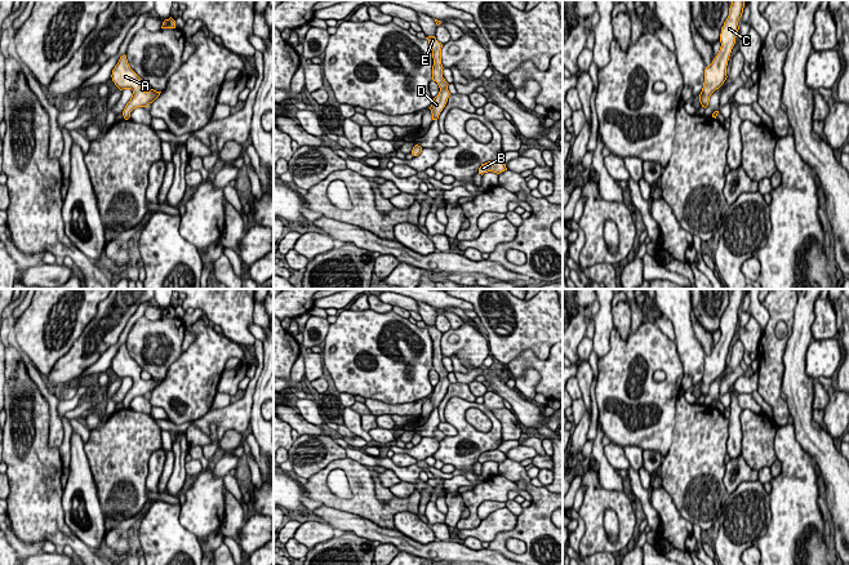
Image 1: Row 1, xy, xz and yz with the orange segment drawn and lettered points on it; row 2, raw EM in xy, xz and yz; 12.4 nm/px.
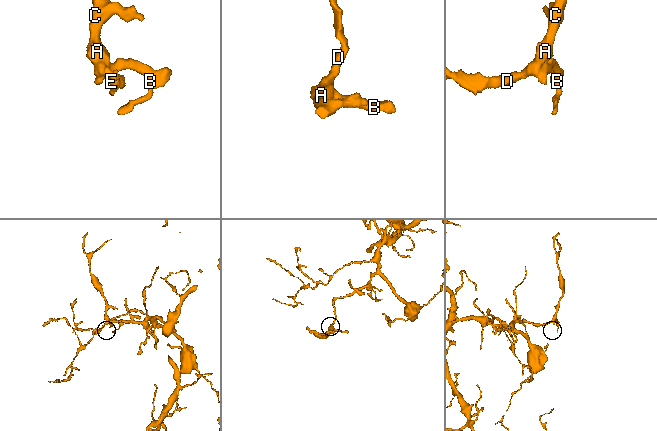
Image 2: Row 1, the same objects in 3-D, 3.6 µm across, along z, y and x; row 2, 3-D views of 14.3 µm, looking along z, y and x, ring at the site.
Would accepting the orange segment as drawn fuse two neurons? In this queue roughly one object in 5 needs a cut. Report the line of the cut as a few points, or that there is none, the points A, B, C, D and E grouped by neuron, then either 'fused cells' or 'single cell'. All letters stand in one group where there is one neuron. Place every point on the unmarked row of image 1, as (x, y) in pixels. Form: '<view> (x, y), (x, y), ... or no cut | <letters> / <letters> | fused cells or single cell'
no cut | A B C D E | single cell

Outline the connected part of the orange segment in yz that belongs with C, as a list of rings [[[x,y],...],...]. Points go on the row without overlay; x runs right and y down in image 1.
[[[733,289],[729,297],[729,304],[721,316],[720,339],[712,352],[704,359],[704,372],[699,383],[702,396],[707,396],[711,383],[719,378],[726,369],[726,355],[735,333],[737,321],[739,319],[738,310],[742,306],[744,289]]]

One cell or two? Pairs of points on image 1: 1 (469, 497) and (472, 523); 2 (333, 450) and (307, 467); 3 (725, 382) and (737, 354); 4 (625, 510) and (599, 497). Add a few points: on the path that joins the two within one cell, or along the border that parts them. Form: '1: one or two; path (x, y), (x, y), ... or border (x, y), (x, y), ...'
1: one; path (472, 503), (472, 516)
2: one; path (327, 457), (314, 463)
3: one; path (732, 376), (736, 372), (736, 360)
4: one; path (618, 503), (614, 499), (605, 499)

